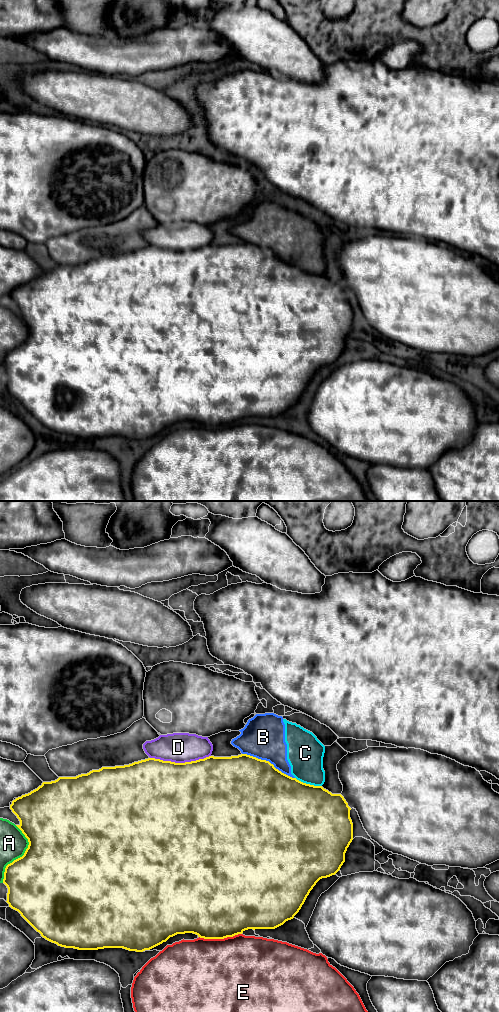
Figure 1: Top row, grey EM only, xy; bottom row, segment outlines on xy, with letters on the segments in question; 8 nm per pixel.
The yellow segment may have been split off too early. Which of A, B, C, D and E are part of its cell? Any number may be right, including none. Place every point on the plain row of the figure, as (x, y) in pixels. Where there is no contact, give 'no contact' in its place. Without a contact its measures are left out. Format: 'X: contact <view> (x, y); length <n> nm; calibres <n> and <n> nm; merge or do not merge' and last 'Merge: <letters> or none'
A: contact xy (22, 344); length 480 nm; calibres 500 and 220 nm; do not merge
B: contact xy (268, 249); length 460 nm; calibres 480 and 340 nm; do not merge
C: contact xy (308, 272); length 220 nm; calibres 500 and 300 nm; do not merge
D: contact xy (180, 251); length 480 nm; calibres 500 and 240 nm; do not merge
E: contact xy (220, 426); length 340 nm; calibres 500 and 500 nm; do not merge
Merge: none

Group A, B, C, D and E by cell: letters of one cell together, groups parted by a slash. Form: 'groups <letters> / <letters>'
groups A / B C / D / E

